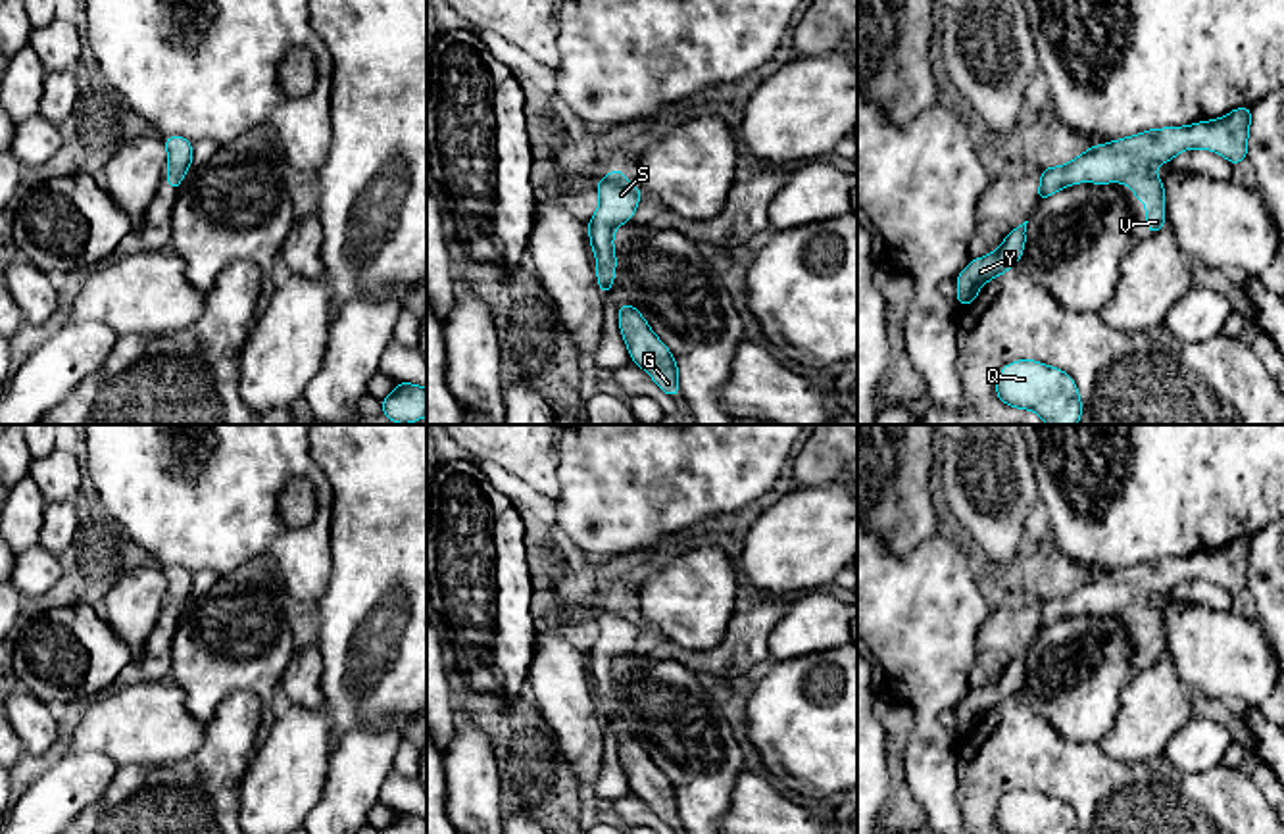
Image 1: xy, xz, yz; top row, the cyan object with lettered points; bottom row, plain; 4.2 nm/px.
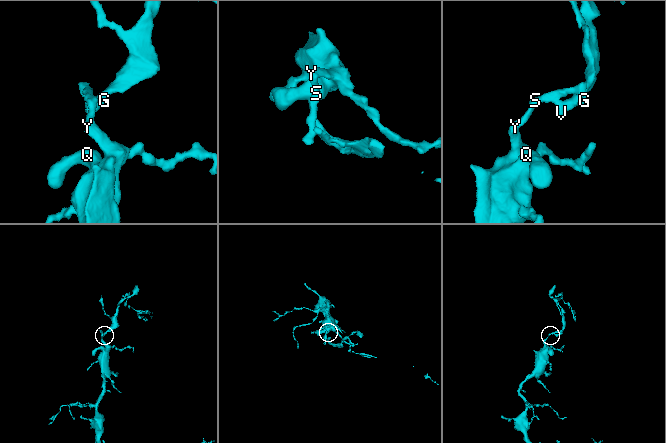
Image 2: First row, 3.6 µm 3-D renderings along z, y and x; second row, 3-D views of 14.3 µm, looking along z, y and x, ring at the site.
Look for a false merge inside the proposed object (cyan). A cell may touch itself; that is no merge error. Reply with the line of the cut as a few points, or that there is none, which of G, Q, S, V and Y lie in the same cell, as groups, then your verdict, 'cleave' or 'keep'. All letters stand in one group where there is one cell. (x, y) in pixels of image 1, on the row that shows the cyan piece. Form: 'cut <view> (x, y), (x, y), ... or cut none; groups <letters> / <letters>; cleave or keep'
cut yz (1152, 168), (1136, 168), (1119, 179); groups G V / Q S Y; cleave

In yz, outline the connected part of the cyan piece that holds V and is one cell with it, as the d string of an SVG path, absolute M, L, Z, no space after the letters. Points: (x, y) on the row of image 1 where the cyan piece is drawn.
M1136 169L1121 179L1136 198L1146 202L1148 233L1153 234L1165 227L1165 188L1153 169Z

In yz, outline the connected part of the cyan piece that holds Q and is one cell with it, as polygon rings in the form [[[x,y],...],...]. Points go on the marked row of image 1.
[[[1034,359],[1007,363],[998,377],[996,394],[1007,405],[1036,411],[1046,425],[1076,425],[1082,415],[1074,380]]]

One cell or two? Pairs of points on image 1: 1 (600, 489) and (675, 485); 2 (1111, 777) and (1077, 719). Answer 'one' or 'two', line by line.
1: one
2: two

